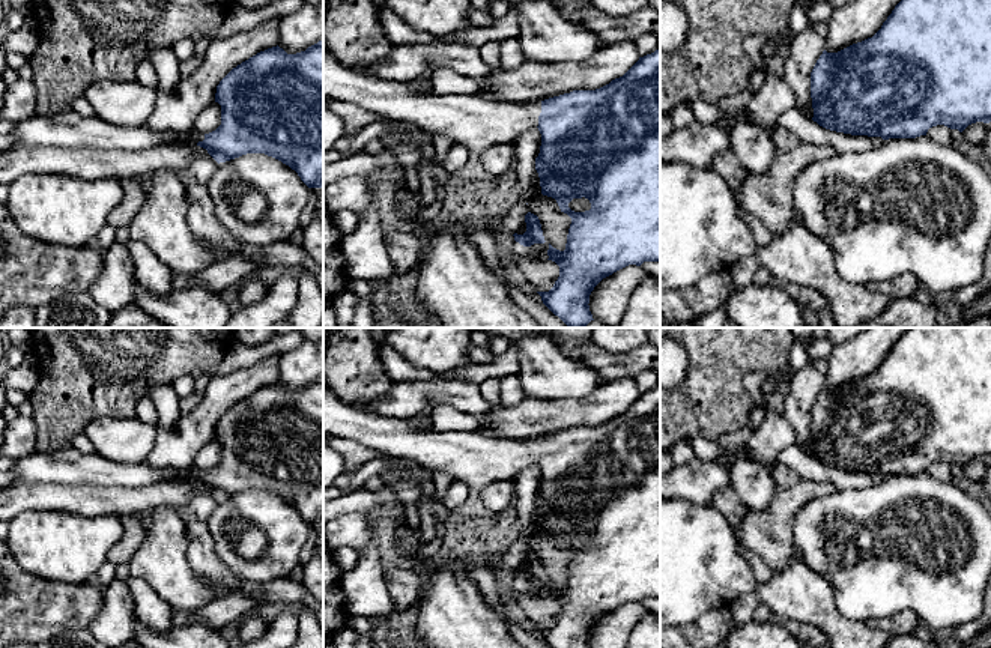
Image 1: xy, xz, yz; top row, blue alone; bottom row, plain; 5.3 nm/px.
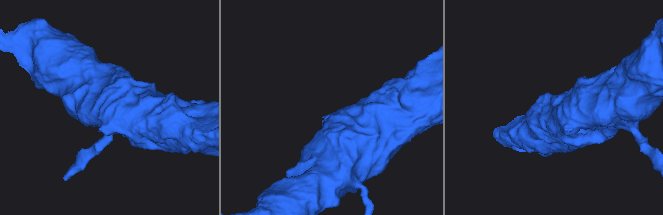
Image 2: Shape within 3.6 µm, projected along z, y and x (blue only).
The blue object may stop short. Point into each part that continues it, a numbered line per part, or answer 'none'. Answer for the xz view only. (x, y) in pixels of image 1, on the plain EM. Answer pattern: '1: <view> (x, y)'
1: xz (475, 459)

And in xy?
1: xy (69, 466)

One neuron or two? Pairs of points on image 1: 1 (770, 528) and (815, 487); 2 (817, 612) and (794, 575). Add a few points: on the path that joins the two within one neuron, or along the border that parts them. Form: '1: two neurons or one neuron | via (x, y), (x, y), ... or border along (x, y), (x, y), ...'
1: one neuron | via (778, 516), (803, 490)
2: one neuron | via (812, 603), (796, 584)

